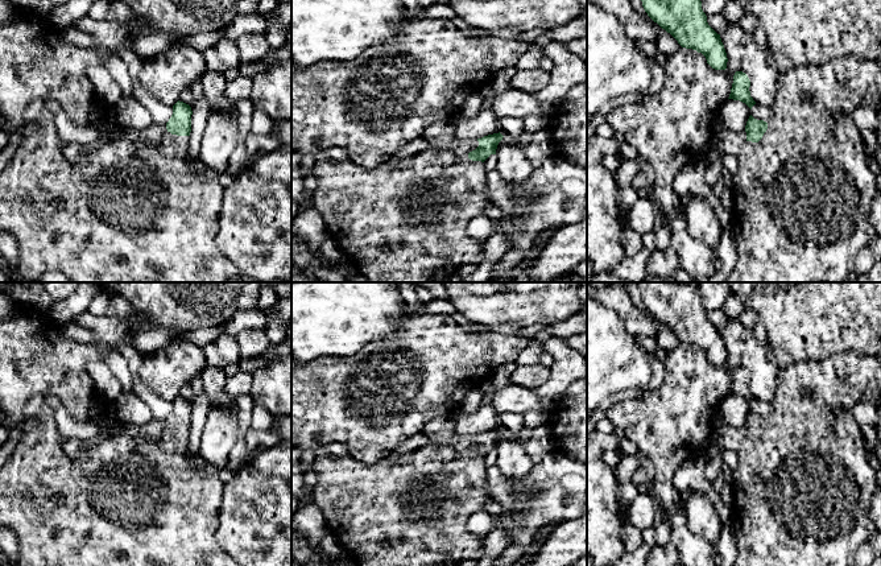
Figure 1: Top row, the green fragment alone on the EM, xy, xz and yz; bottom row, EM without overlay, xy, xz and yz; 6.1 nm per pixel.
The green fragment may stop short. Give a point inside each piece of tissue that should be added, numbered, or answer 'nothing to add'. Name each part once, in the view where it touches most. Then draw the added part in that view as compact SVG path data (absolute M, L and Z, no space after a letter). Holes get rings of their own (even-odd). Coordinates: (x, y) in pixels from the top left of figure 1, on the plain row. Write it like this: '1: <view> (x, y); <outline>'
1: xz (413, 512); M477 434L430 442L393 463L384 460L364 464L340 443L328 443L314 450L313 471L318 479L313 489L314 503L326 519L326 526L343 554L357 566L459 566L464 559L481 561L483 538L467 529L471 515L484 511L492 499L484 458L472 456L468 449L479 442Z

